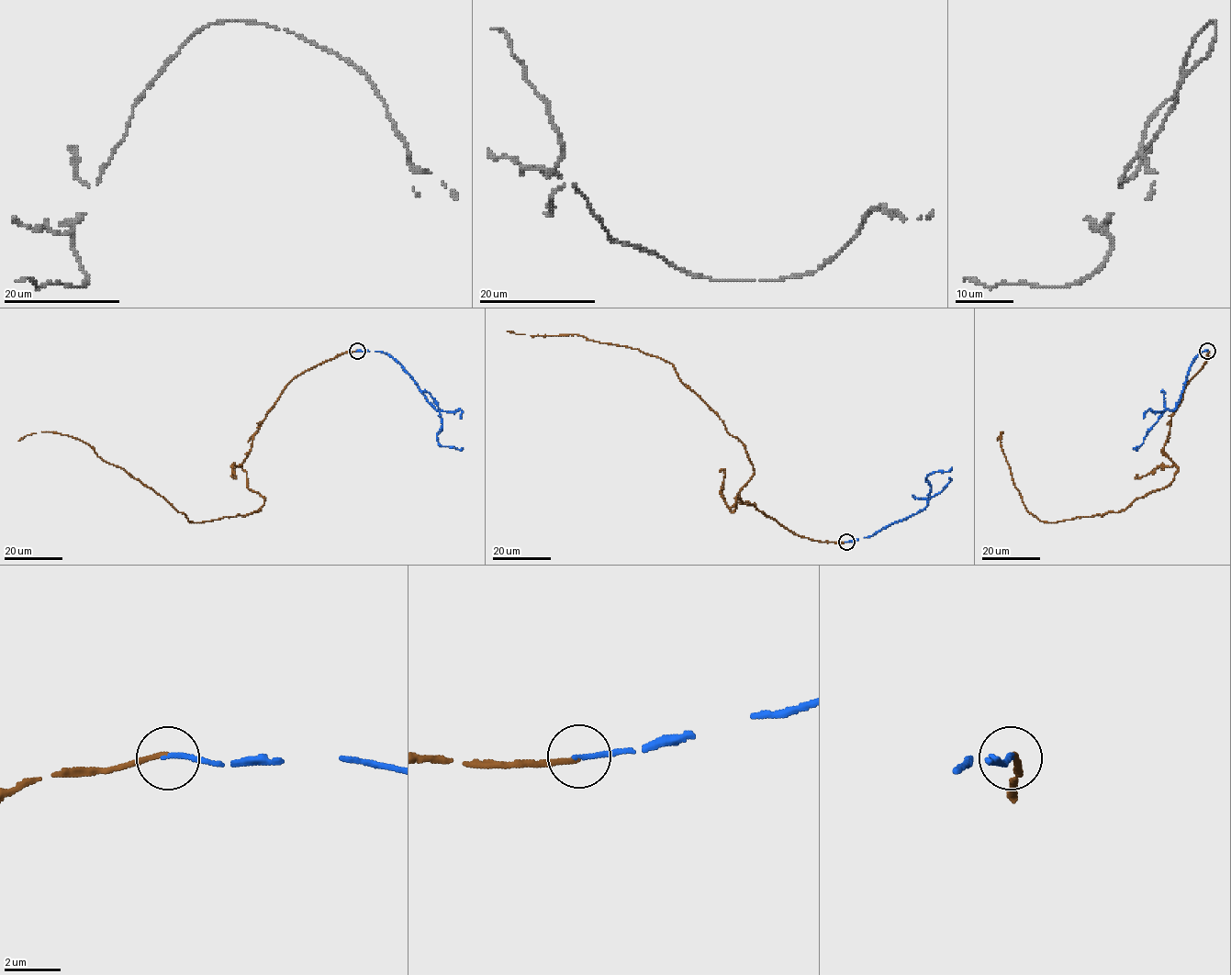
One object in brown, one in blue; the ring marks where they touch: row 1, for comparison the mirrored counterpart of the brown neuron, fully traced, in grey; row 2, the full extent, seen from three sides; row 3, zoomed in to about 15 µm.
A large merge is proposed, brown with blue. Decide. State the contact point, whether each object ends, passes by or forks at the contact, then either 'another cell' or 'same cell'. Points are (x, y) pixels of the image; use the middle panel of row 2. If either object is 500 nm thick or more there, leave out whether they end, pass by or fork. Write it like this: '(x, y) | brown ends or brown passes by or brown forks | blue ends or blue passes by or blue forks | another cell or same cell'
(846, 542) | brown ends | blue ends | same cell

